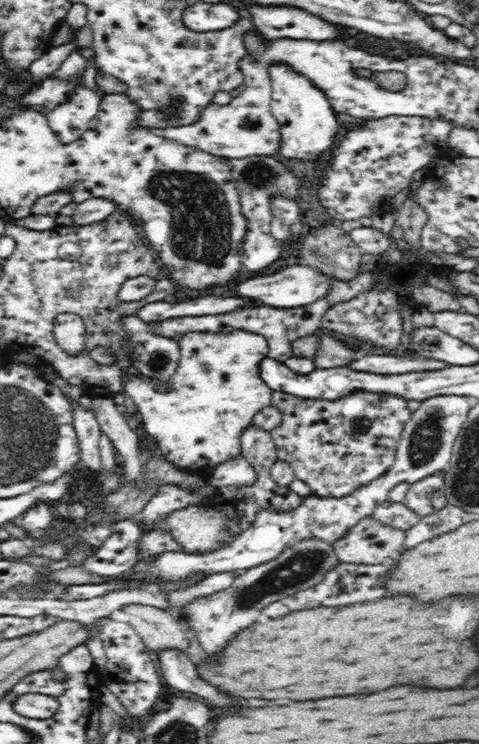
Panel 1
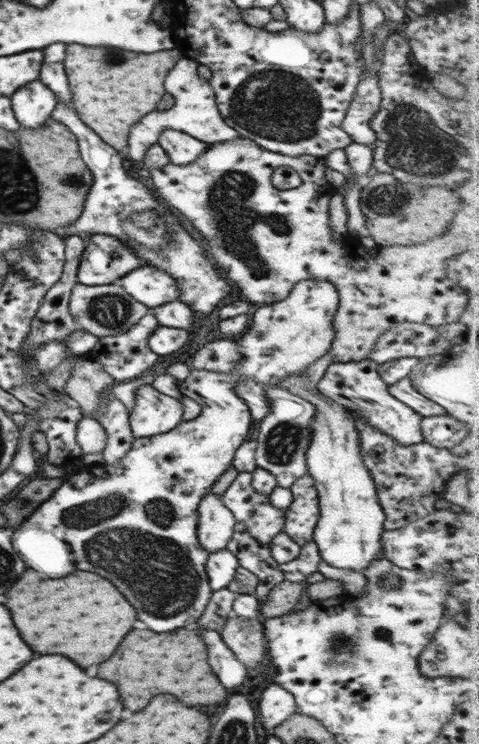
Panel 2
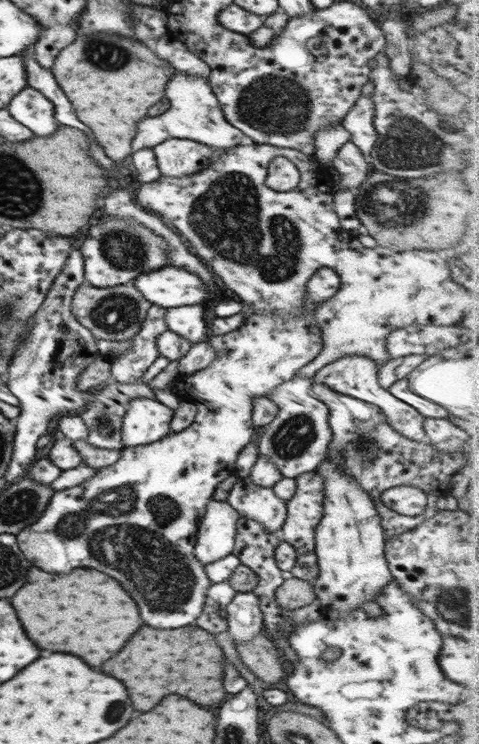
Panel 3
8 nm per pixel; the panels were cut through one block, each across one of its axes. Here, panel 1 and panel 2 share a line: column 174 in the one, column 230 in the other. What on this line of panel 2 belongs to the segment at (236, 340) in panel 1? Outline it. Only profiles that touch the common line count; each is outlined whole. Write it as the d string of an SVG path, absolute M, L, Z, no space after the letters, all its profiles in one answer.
M314 280L302 281L296 283L290 295L281 302L273 303L272 305L259 308L252 321L250 321L250 328L246 334L234 339L234 342L241 350L242 358L240 362L229 373L219 373L204 369L191 369L190 374L183 380L179 381L180 392L183 396L193 399L200 405L200 414L192 420L186 420L178 424L177 428L169 430L167 433L163 432L156 436L145 436L144 438L136 438L130 450L117 463L113 465L95 465L90 468L81 469L73 475L69 475L64 479L63 483L51 494L46 502L43 502L16 530L13 531L11 538L12 548L20 554L20 558L26 562L28 568L34 568L36 572L42 574L42 578L64 578L68 576L72 570L88 570L88 572L96 572L104 578L108 578L124 596L126 600L130 600L130 604L136 608L138 612L138 620L144 622L144 626L148 630L154 632L170 632L176 628L184 628L188 624L195 625L197 620L202 616L208 601L211 599L213 590L210 588L209 578L205 569L206 561L209 557L209 552L200 547L200 542L197 537L197 526L199 523L199 502L203 496L211 492L213 484L226 472L227 468L232 467L233 458L239 446L242 446L247 439L250 426L252 426L251 411L245 404L242 398L237 396L235 391L236 386L243 380L255 380L262 384L278 385L281 378L288 378L297 372L305 370L313 362L322 358L329 352L332 342L336 340L336 331L332 327L332 319L336 309L341 305L338 292L330 282L316 282Z

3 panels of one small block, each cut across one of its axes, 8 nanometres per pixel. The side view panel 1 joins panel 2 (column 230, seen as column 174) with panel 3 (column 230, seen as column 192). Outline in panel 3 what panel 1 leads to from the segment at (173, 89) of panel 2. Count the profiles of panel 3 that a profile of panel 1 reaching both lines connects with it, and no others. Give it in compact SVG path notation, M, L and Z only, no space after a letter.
M176 72L166 86L166 96L170 98L170 108L158 118L144 118L138 124L138 134L132 140L132 152L154 148L170 138L194 140L214 148L232 148L247 142L247 136L232 126L222 112L222 107L208 81L199 76Z

